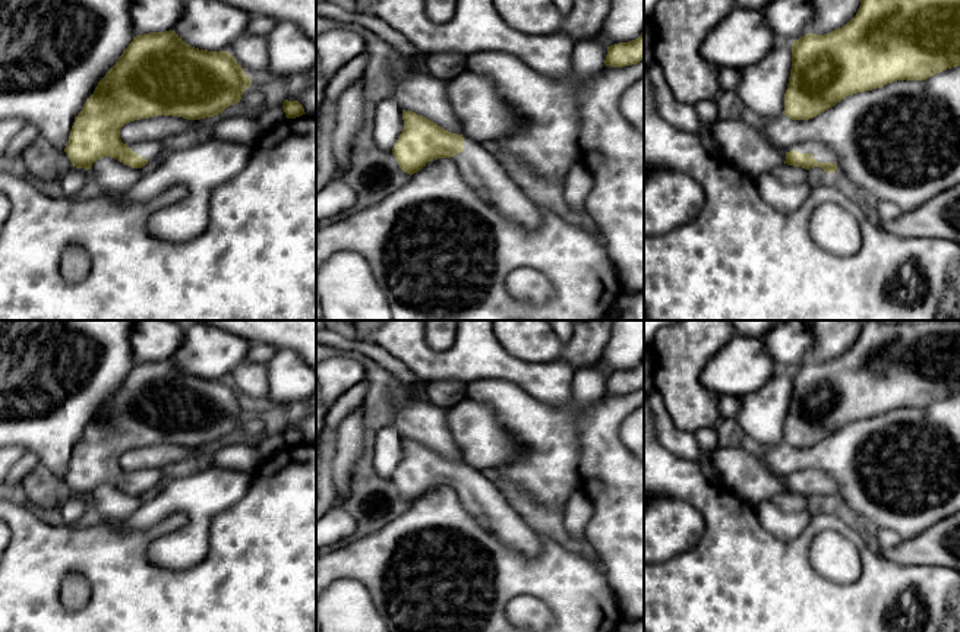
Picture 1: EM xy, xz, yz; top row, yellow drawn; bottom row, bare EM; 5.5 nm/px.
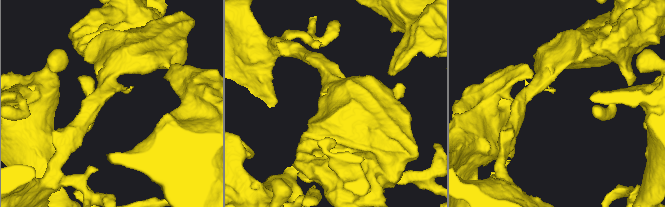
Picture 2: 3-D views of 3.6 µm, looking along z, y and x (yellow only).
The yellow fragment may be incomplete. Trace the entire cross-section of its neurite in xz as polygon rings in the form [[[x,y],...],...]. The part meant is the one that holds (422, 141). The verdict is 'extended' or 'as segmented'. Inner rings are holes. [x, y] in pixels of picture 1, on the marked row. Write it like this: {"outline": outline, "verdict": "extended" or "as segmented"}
{"outline": [[[402,110],[402,120],[404,129],[392,154],[404,173],[413,176],[433,159],[451,158],[465,183],[503,218],[528,228],[541,224],[536,203],[481,143],[451,133],[413,111]]], "verdict": "extended"}

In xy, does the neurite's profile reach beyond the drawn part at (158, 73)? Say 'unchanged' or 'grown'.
grown

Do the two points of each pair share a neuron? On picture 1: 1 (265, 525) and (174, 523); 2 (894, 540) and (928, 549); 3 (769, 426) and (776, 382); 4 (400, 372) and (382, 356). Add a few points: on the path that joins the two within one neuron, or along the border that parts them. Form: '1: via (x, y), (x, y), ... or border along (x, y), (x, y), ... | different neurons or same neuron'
1: via (221, 569), (210, 581), (158, 581), (139, 555) | same neuron
2: border along (903, 540), (883, 550) | different neurons
3: via (769, 416), (769, 405), (776, 392) | same neuron
4: via (395, 367), (387, 360) | same neuron

